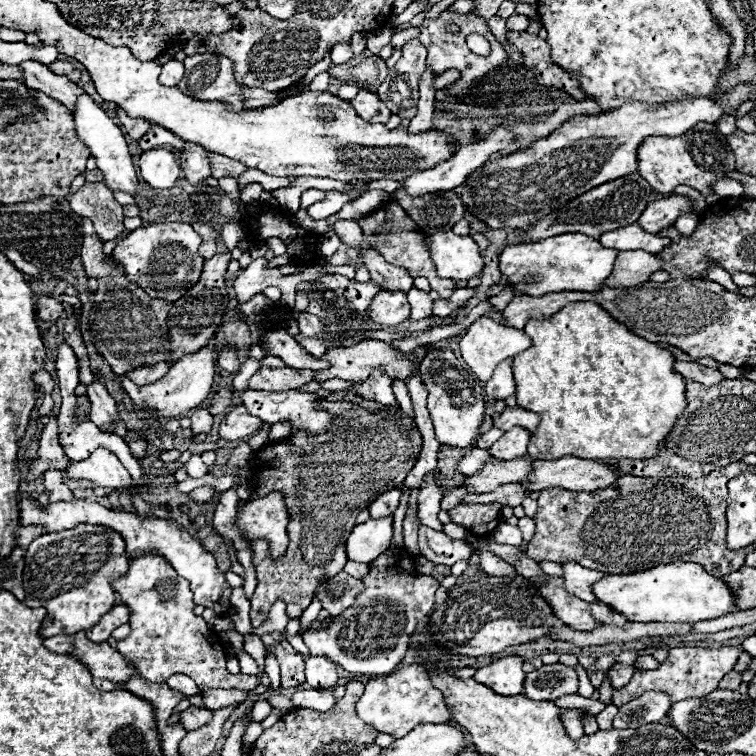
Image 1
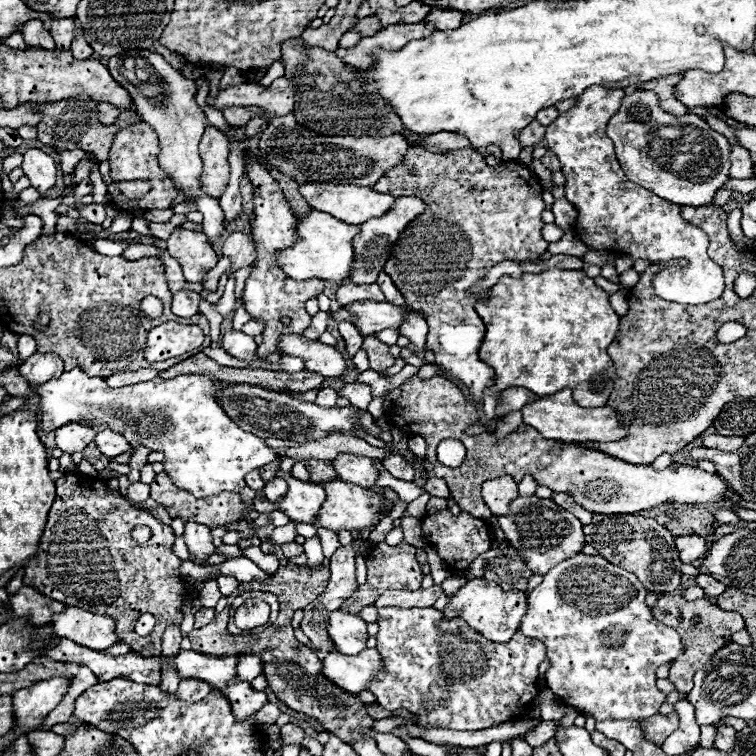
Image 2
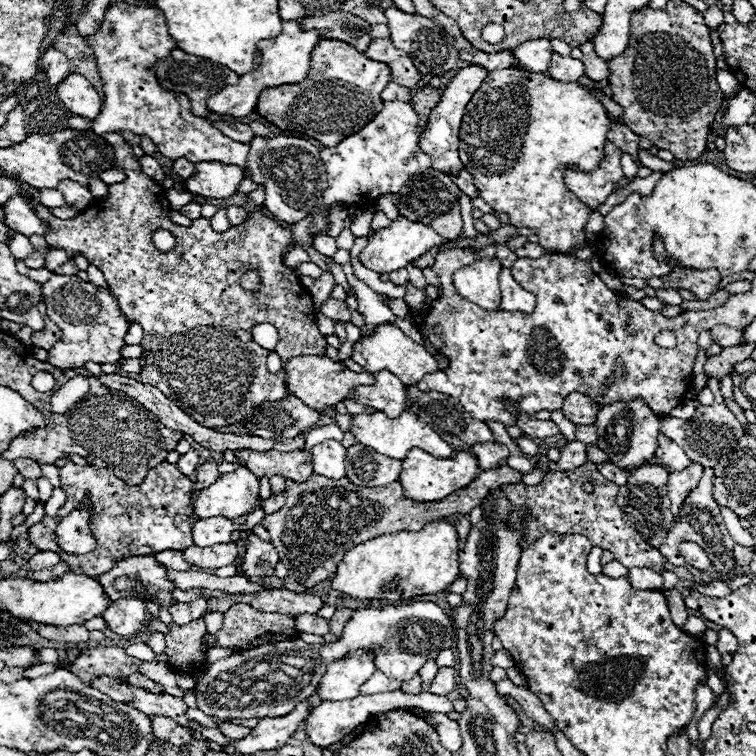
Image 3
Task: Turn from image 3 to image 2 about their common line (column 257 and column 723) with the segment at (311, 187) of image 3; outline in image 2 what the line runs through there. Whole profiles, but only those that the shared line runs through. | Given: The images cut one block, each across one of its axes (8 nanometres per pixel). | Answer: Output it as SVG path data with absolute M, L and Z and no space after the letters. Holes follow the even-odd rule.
M632 90L610 118L606 134L616 146L616 156L628 180L652 190L678 206L706 206L724 186L730 170L730 142L712 130L702 116L672 116L658 104L650 90Z

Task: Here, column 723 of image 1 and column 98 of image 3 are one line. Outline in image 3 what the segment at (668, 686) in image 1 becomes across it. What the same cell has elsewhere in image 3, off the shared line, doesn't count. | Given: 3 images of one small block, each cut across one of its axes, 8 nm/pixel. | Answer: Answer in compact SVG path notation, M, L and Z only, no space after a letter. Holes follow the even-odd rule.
M98 646L98 648L90 648L90 650L82 650L80 656L76 660L72 660L72 664L68 666L68 670L72 670L78 678L82 678L84 684L92 684L94 678L98 676L108 676L110 680L114 682L120 682L120 684L128 684L128 682L122 682L122 678L130 676L130 674L136 674L138 668L142 666L142 660L138 658L132 658L124 652L124 648L118 648L118 646Z

